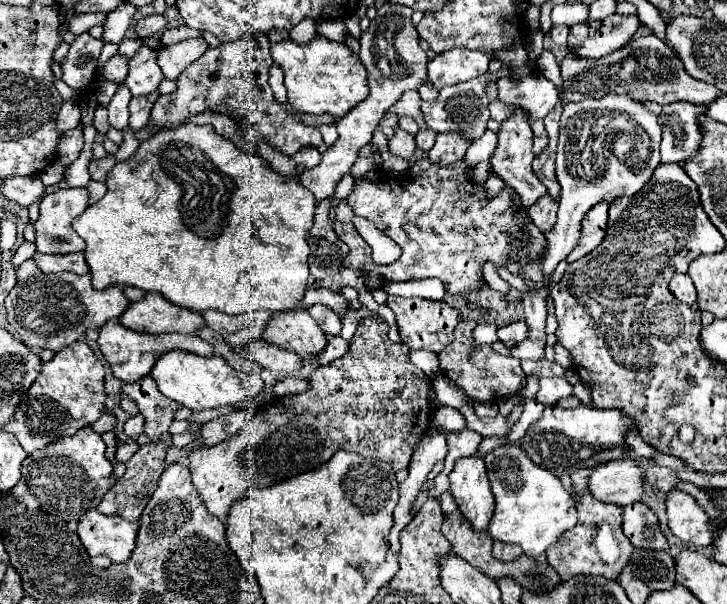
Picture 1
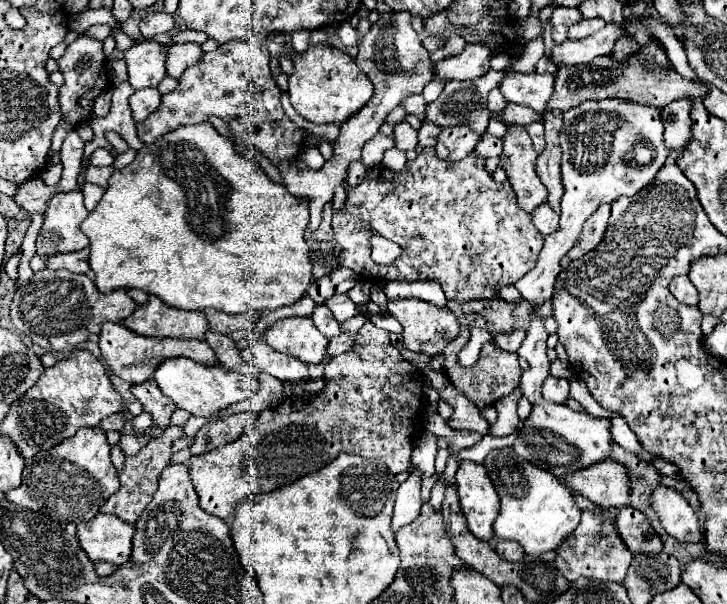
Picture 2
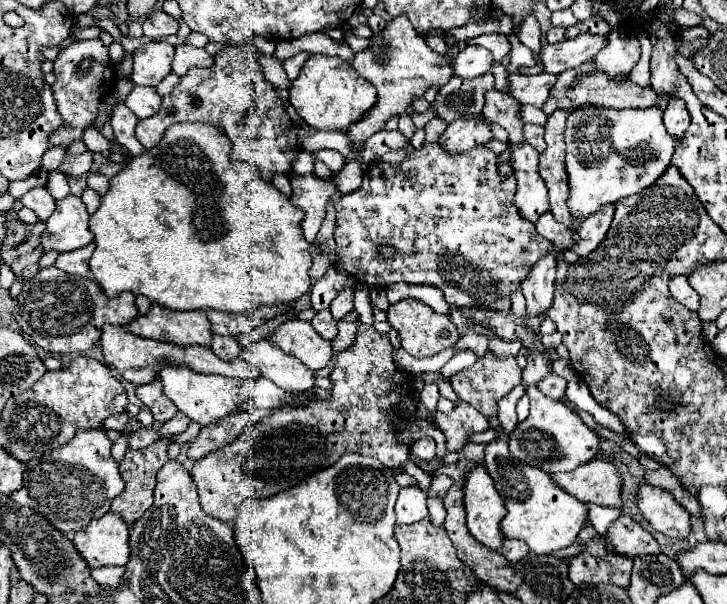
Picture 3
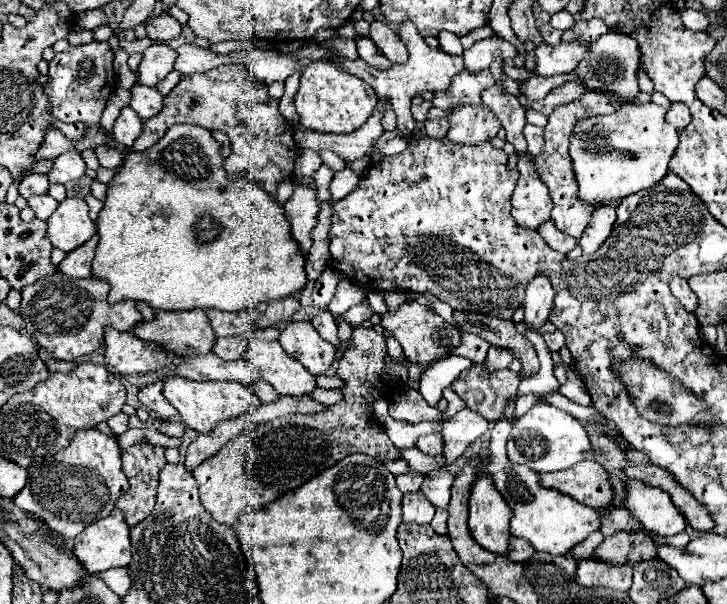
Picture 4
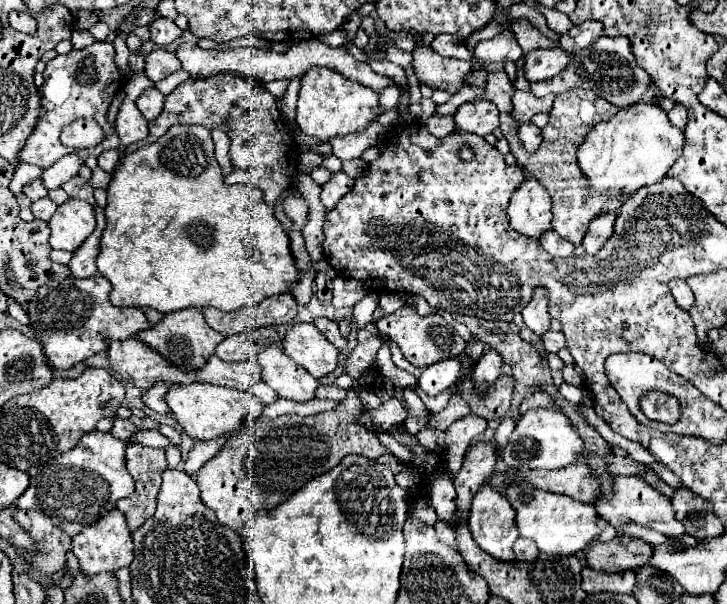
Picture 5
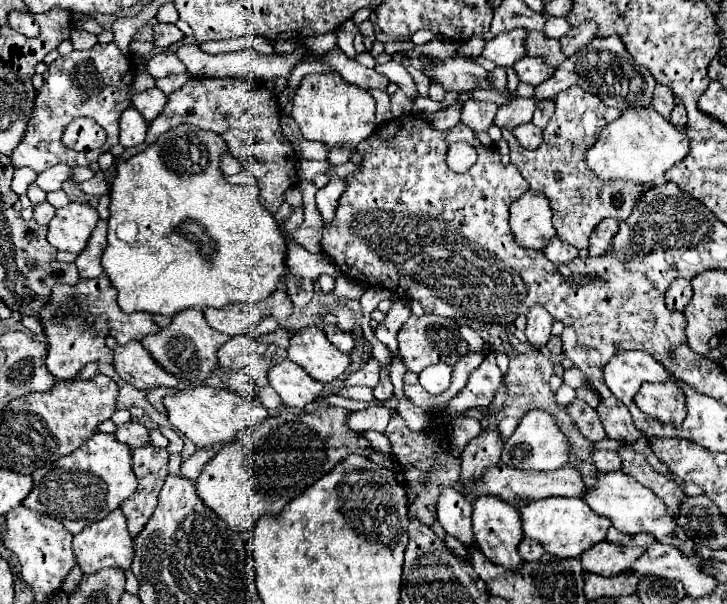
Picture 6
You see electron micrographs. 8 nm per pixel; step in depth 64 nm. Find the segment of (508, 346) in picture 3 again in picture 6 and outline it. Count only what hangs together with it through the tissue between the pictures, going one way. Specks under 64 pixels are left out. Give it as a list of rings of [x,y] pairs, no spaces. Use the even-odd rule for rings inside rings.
[[[490,352],[486,354],[480,368],[470,374],[466,388],[446,404],[446,412],[450,412],[452,416],[464,416],[472,408],[488,408],[500,384],[502,374],[496,366],[496,356]]]

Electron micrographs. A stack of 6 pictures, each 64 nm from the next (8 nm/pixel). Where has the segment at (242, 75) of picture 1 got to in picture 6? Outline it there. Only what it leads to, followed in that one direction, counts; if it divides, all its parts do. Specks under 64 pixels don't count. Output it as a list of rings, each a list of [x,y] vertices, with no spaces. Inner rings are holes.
[[[190,78],[180,90],[176,90],[168,96],[168,102],[166,102],[164,110],[160,112],[160,116],[148,124],[148,136],[146,136],[144,144],[134,146],[134,148],[126,148],[122,152],[122,156],[118,158],[118,162],[130,160],[132,156],[140,154],[150,144],[154,144],[160,134],[164,134],[170,128],[176,128],[180,124],[192,124],[192,126],[198,126],[202,130],[210,130],[210,132],[220,134],[228,142],[232,156],[236,156],[242,164],[242,172],[228,176],[228,180],[232,184],[250,184],[250,186],[258,188],[260,190],[260,204],[264,208],[268,208],[270,214],[274,214],[282,206],[286,188],[290,188],[298,182],[298,174],[296,174],[298,158],[294,156],[294,146],[280,132],[280,110],[278,110],[276,96],[270,90],[266,90],[266,86],[262,82],[240,80],[240,78]]]

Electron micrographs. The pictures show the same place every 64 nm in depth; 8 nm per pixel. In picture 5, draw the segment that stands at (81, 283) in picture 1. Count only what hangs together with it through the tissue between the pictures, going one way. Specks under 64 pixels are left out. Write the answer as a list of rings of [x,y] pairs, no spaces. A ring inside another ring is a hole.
[[[104,276],[94,278],[66,278],[44,284],[26,312],[32,320],[32,330],[42,338],[48,364],[58,370],[70,370],[86,358],[106,352],[106,338],[128,340],[142,330],[152,328],[140,308],[116,308],[110,304],[110,282]]]

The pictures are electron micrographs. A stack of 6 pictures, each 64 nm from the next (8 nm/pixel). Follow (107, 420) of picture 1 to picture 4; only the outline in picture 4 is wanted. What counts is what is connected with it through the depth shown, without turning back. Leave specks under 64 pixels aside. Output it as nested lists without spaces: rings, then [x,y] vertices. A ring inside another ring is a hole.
[[[120,412],[120,414],[116,414],[116,416],[112,416],[112,418],[108,420],[108,426],[112,428],[112,432],[114,432],[116,436],[124,434],[124,432],[128,430],[128,416]]]

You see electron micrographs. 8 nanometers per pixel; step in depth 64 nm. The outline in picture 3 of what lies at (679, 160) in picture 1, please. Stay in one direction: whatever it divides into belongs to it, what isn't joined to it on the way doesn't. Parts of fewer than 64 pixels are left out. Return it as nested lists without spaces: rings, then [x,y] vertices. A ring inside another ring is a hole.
[[[672,98],[672,100],[668,102],[668,108],[664,110],[664,124],[666,124],[668,132],[670,132],[676,140],[680,140],[680,138],[684,136],[688,124],[690,124],[690,114],[688,114],[688,108],[686,108],[684,100]]]

